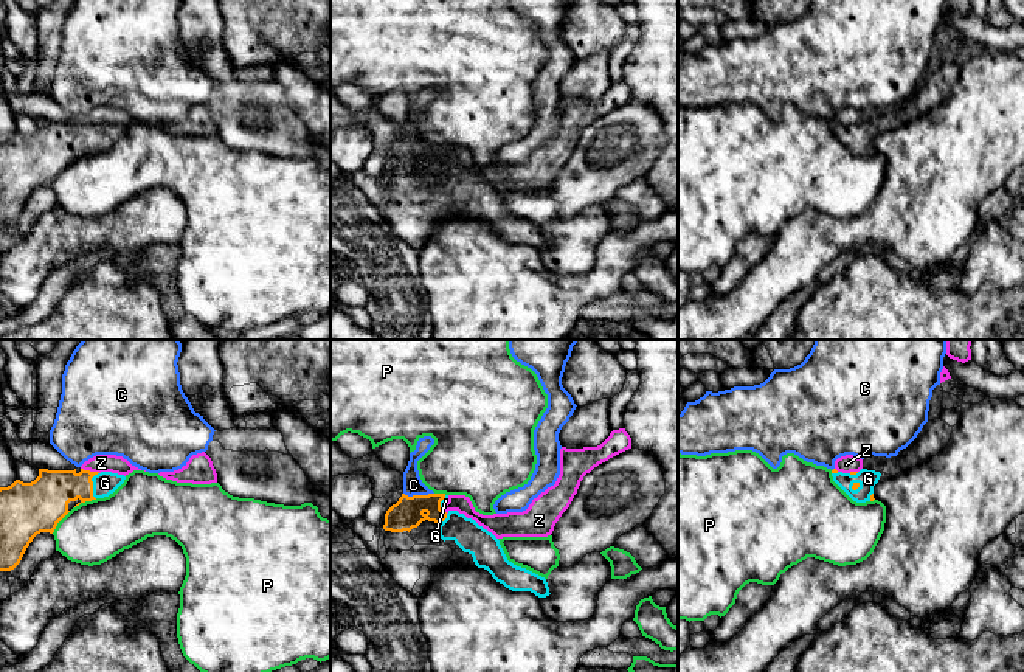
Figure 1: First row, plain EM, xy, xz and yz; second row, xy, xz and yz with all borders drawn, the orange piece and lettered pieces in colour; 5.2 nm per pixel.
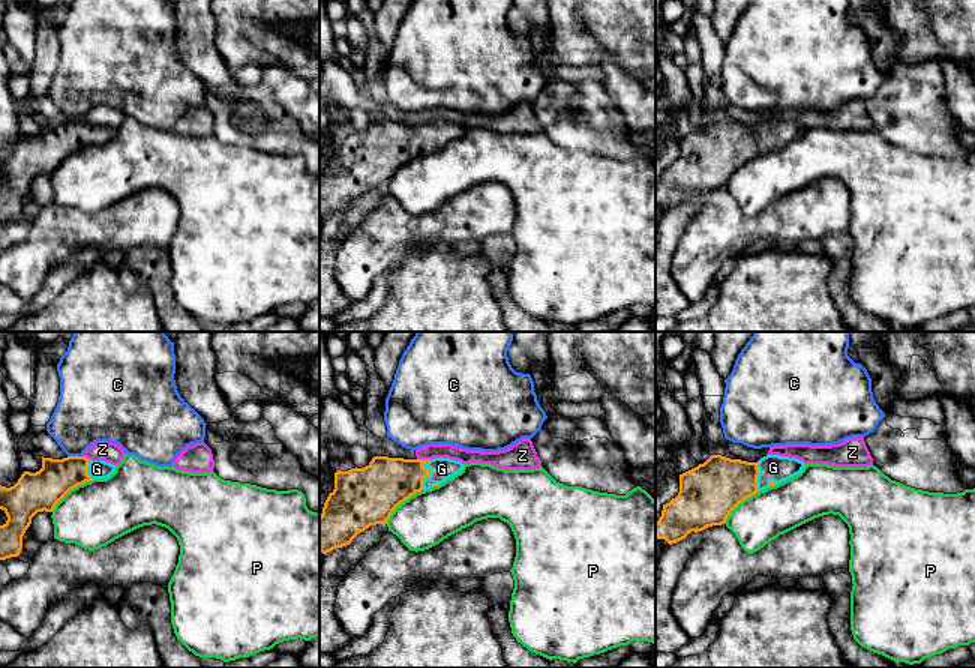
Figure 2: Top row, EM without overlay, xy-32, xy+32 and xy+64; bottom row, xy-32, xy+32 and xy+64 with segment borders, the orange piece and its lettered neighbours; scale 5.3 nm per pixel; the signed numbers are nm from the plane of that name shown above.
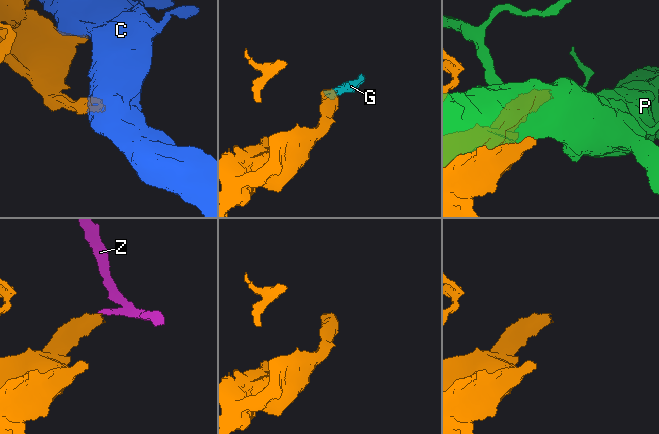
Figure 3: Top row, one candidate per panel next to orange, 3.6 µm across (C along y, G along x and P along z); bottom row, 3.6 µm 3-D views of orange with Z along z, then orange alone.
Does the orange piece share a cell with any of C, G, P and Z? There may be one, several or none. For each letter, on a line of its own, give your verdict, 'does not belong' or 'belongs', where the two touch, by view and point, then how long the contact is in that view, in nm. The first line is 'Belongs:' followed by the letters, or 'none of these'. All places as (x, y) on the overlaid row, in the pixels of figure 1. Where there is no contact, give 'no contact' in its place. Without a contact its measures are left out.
Belongs: G
C: does not belong; meets orange in xz at (419, 495); contact 160 nm long
G: belongs; meets orange in xy at (92, 486); contact 140 nm long
P: does not belong; meets orange in xy at (59, 520); contact 160 nm long
Z: does not belong; meets orange in xy at (90, 472); contact 110 nm long

